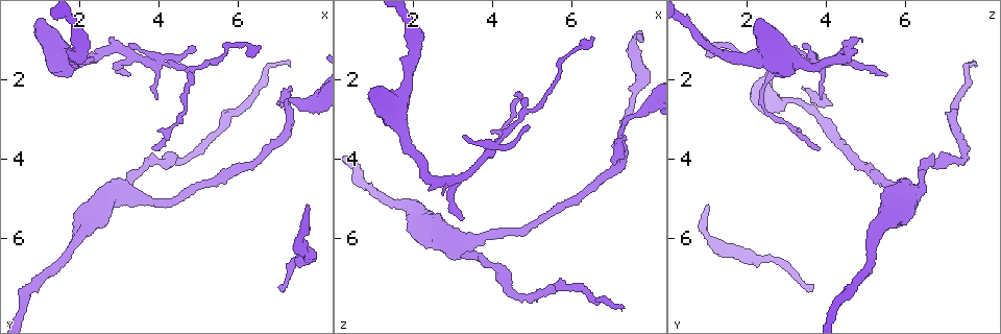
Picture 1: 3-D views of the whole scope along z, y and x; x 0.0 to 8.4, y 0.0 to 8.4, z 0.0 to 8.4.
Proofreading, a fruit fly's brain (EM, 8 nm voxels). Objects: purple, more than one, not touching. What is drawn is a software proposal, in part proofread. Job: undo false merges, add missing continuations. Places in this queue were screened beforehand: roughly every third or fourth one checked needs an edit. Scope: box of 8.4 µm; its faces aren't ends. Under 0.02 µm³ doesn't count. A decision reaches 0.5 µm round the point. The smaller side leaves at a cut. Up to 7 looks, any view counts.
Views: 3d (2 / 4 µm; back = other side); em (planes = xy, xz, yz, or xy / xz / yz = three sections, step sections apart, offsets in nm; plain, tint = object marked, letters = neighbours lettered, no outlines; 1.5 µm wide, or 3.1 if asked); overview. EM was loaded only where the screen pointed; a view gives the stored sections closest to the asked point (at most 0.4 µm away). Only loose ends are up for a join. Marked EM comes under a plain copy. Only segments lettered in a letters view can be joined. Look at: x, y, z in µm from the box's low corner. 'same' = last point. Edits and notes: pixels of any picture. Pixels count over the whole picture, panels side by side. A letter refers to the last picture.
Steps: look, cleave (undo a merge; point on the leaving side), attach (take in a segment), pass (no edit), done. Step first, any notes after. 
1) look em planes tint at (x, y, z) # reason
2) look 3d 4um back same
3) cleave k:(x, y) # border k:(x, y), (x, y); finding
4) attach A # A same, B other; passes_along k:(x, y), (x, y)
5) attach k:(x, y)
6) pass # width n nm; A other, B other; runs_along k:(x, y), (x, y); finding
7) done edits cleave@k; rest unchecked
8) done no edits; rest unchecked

look 3d 2um at (4.90, 1.20, 3.20) # thin end

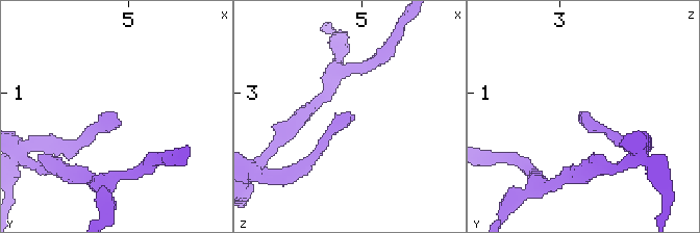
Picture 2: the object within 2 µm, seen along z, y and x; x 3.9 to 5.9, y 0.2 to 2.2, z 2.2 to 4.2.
look em planes letters at (4.90, 1.18, 3.20) # now the EM

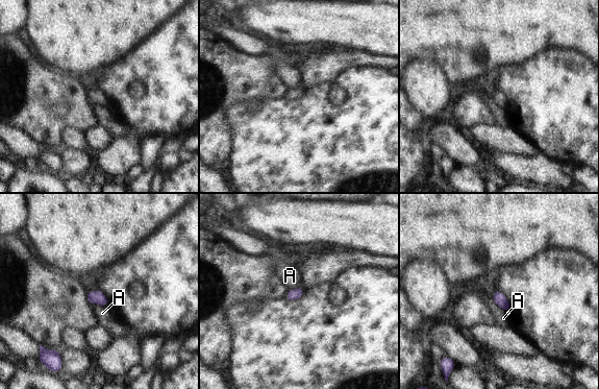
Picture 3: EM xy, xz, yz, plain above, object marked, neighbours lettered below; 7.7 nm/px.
pass # longest_contact A 180 nm; A other; none of them fits

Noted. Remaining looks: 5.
look em yz step 4 letters at (7.05, 7.25, 3.60) # branch stops here

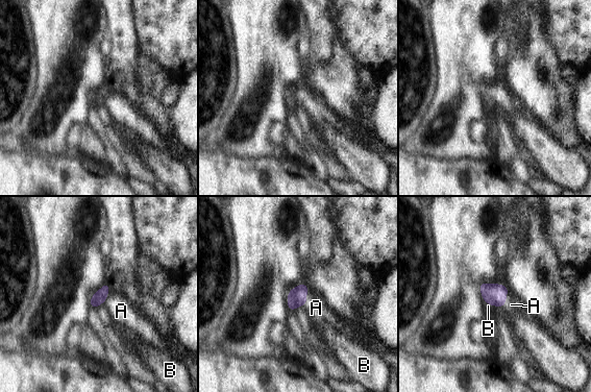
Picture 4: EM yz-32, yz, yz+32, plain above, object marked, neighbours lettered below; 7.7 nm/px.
look em xy step 8 letters same # another direction

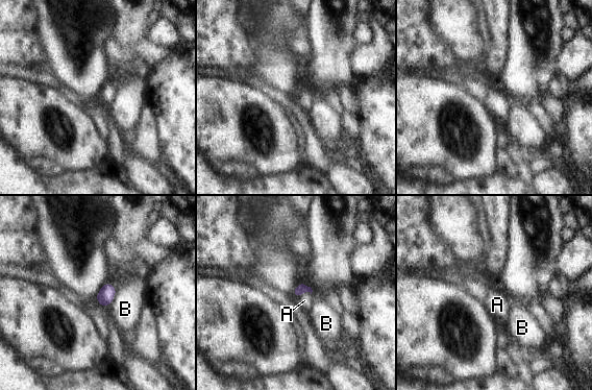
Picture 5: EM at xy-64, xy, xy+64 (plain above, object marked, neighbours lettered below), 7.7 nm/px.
attach 5:(304, 300) # width 80 nm; A same, B other; passes_along 5:(301, 288), (303, 292), (304, 300); it goes on there

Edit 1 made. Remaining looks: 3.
done edits attach@5; rest unchecked

